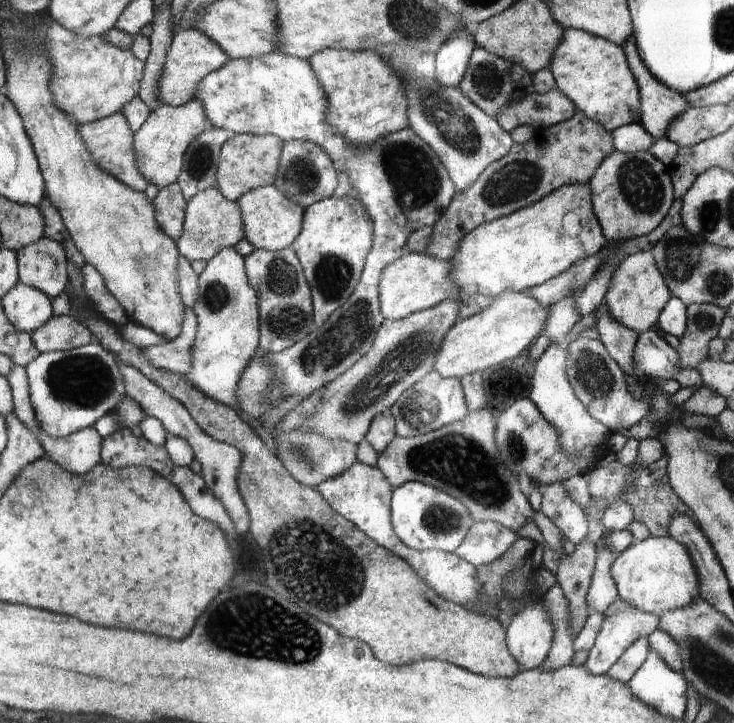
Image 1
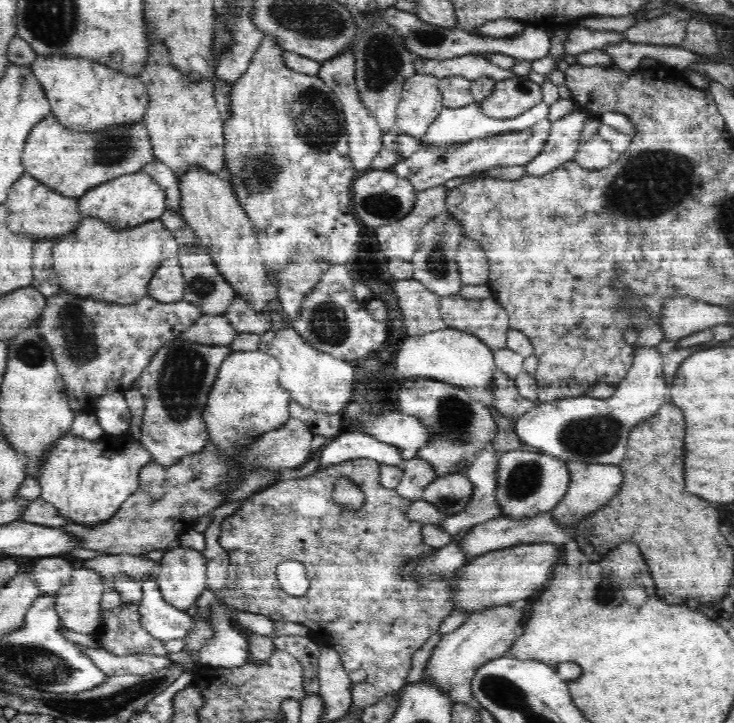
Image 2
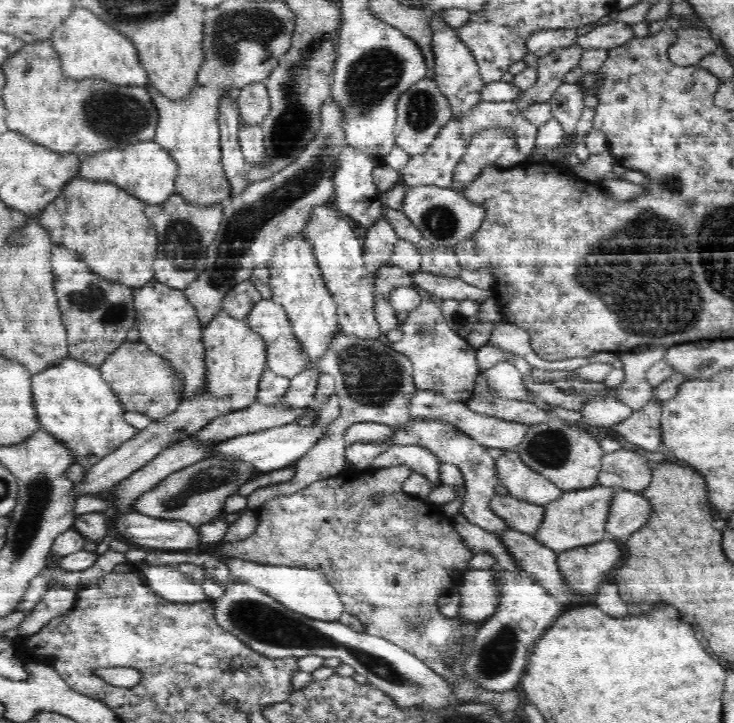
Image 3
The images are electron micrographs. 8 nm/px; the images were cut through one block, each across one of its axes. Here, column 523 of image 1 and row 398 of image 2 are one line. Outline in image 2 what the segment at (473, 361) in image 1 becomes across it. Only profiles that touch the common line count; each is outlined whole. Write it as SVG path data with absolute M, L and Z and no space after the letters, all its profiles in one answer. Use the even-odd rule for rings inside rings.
M286 325L277 332L267 329L260 335L258 348L280 363L280 386L290 391L294 401L310 410L344 415L346 407L352 402L354 396L357 366L342 362L331 354L320 352L308 345L292 325Z

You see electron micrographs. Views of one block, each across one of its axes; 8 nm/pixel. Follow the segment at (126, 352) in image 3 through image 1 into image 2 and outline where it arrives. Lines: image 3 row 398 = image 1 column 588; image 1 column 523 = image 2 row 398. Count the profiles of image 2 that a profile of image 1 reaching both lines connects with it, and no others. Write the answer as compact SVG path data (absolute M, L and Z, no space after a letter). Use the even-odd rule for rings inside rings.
M172 340L157 350L139 377L139 390L145 406L140 443L151 454L152 460L164 469L176 465L186 456L196 456L209 444L209 432L206 423L202 422L202 414L218 370L231 351L229 345Z

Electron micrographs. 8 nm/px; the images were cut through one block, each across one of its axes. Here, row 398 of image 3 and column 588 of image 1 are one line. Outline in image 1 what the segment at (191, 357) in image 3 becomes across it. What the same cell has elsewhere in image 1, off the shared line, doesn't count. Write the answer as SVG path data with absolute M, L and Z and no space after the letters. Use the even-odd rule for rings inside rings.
M650 151L614 152L604 158L588 182L593 210L601 223L608 244L644 237L669 214L676 199L672 176L665 163L654 158Z

